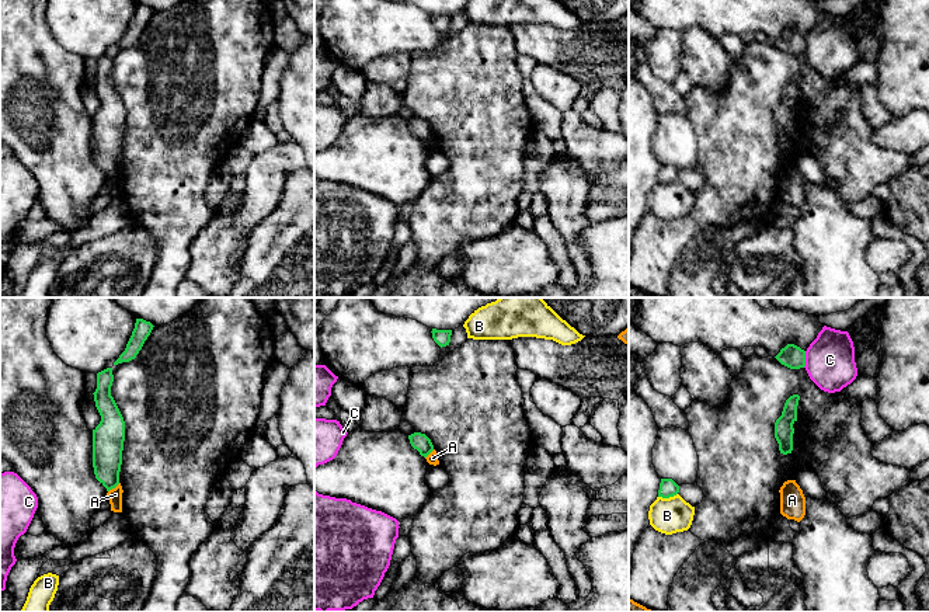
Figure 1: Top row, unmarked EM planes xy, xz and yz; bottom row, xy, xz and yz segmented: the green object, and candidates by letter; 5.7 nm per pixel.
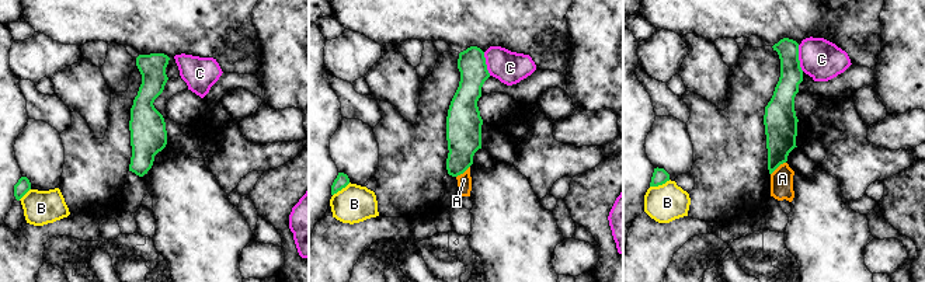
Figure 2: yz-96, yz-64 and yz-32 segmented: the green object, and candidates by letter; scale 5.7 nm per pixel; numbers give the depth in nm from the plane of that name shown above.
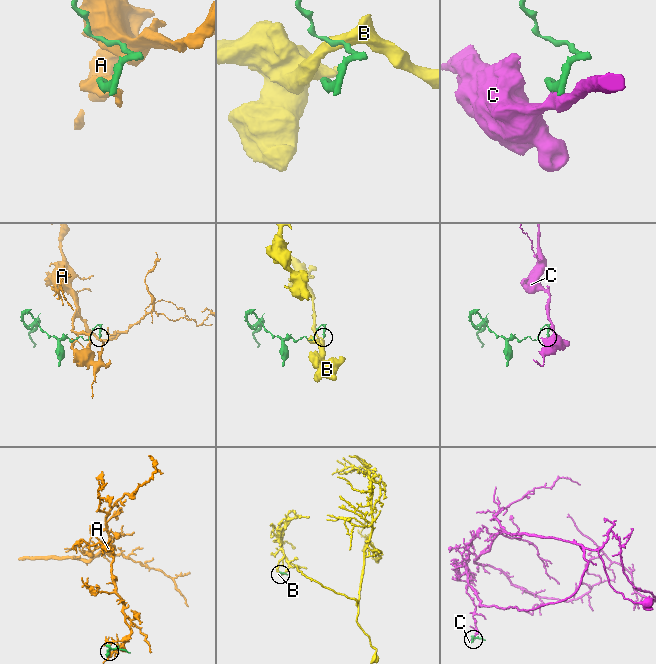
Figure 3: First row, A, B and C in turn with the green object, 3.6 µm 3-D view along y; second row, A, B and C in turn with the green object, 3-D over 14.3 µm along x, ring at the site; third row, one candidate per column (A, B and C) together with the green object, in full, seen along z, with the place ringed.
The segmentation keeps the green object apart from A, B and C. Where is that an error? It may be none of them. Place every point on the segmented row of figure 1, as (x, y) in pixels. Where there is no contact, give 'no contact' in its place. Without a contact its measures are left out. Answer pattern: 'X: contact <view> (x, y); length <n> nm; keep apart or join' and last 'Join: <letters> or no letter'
A: contact xy (114, 487); length 90 nm; keep apart
B: contact yz (667, 497); length 110 nm; keep apart
C: contact yz (804, 360); length 100 nm; keep apart
Join: no letter

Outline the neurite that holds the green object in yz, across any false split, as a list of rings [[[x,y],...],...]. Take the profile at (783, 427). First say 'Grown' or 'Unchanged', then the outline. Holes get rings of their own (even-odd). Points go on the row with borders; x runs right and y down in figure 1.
Unchanged. [[[798,394],[790,396],[784,403],[782,415],[775,423],[775,438],[783,455],[791,453],[793,451],[793,424],[797,421],[798,400]]]

